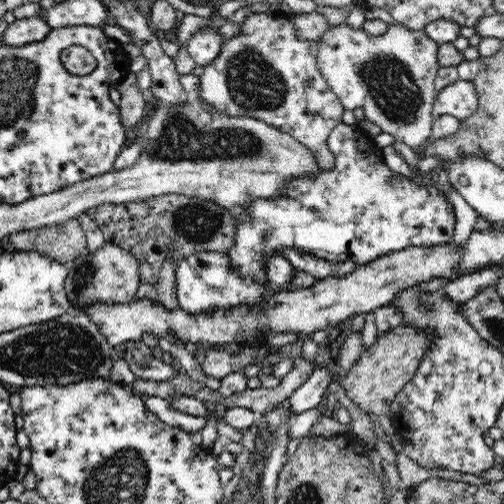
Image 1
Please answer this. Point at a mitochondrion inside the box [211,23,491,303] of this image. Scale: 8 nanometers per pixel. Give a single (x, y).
(390, 84)

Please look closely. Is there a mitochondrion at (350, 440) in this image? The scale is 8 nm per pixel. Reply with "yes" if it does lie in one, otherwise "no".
no

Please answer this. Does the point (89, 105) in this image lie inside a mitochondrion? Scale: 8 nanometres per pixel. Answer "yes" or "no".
no

